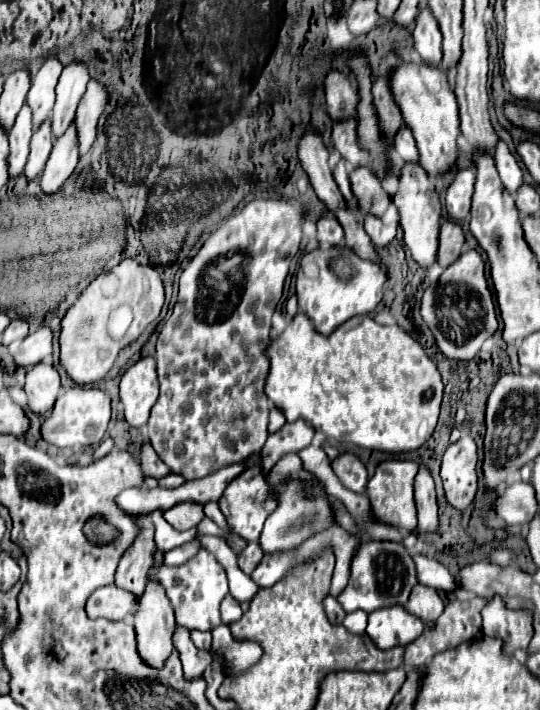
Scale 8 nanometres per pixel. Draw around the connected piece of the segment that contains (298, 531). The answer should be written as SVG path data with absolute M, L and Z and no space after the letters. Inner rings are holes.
M286 454L276 463L276 472L280 470L280 477L265 477L267 483L276 494L276 510L264 522L264 530L260 534L260 548L264 554L286 552L298 548L302 542L312 538L314 534L338 524L334 518L334 510L322 492L322 482L308 470L302 468L298 454ZM280 468L280 469L279 469ZM284 482L284 484L282 484Z

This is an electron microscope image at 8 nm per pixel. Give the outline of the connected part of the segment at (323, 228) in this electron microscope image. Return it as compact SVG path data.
M324 216L318 220L318 240L328 242L330 246L340 246L344 240L344 232L340 222L334 216Z

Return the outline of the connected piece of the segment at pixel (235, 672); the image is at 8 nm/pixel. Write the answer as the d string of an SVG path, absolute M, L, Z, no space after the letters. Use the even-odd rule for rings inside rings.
M220 624L212 630L214 642L212 642L212 656L222 662L224 668L230 668L230 676L236 678L244 674L248 668L256 666L264 654L262 646L258 642L250 640L236 640L230 634L230 628L226 624Z

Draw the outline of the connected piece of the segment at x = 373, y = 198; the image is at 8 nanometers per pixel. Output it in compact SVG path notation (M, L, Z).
M354 168L350 172L352 190L360 202L360 208L366 214L382 216L392 202L390 194L382 188L380 176L372 168Z

